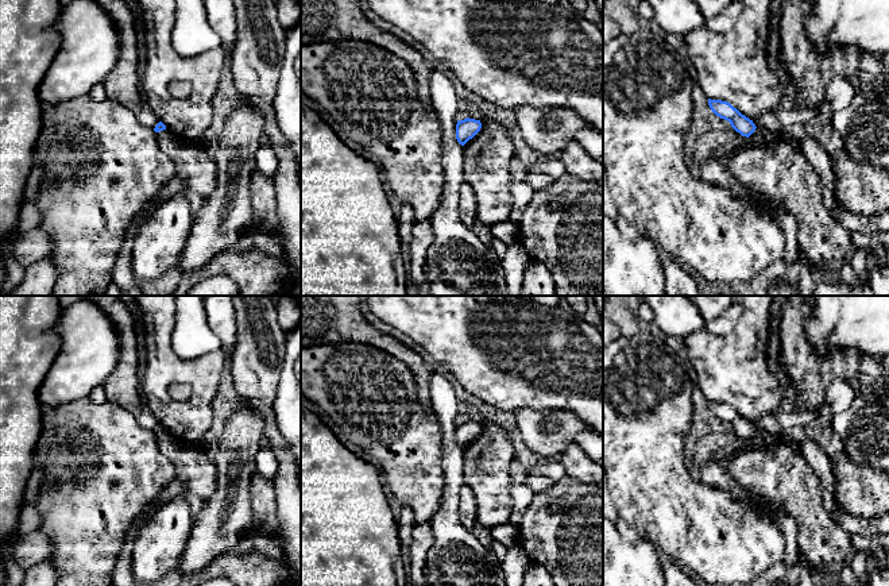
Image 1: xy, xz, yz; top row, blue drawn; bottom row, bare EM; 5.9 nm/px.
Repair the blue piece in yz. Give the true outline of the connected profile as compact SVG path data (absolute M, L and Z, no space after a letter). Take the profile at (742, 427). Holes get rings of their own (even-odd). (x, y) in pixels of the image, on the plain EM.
M708 401L708 408L716 419L727 423L731 427L731 429L742 439L749 440L755 433L757 429L753 425L753 423L742 417L730 405Z

